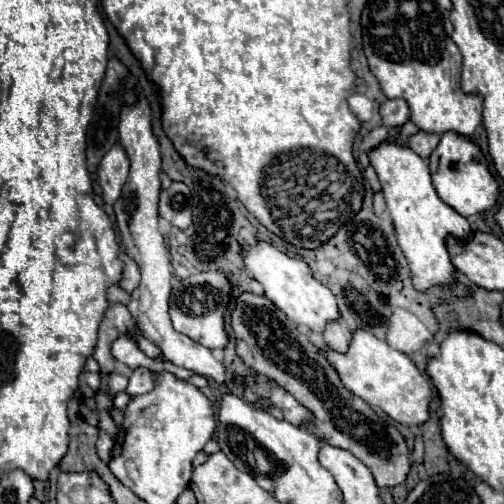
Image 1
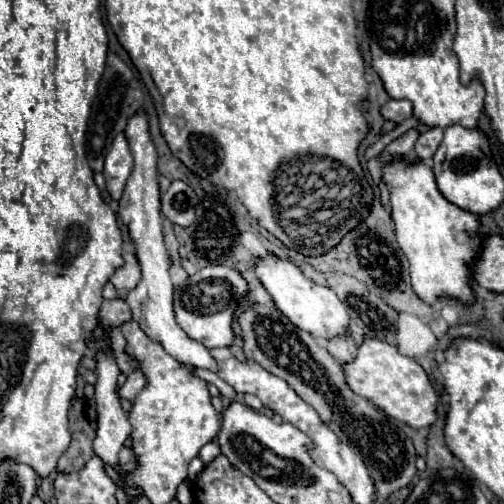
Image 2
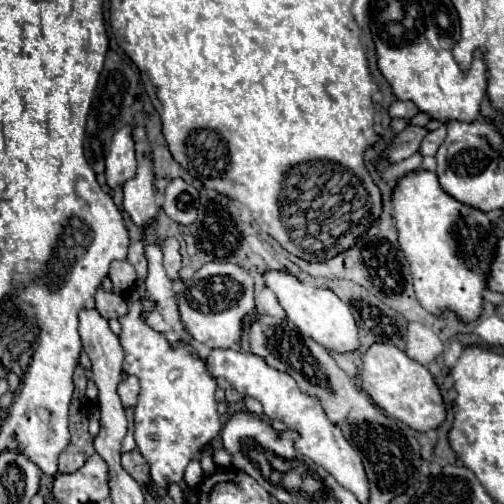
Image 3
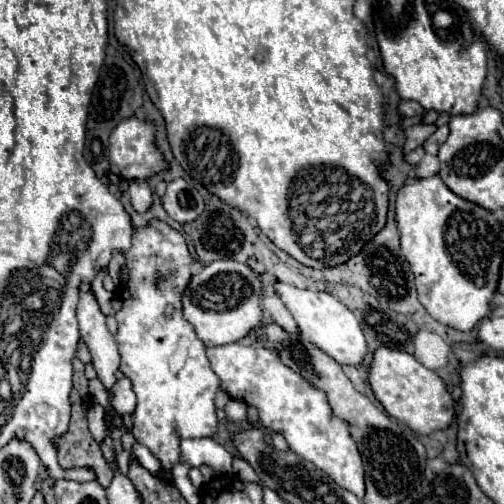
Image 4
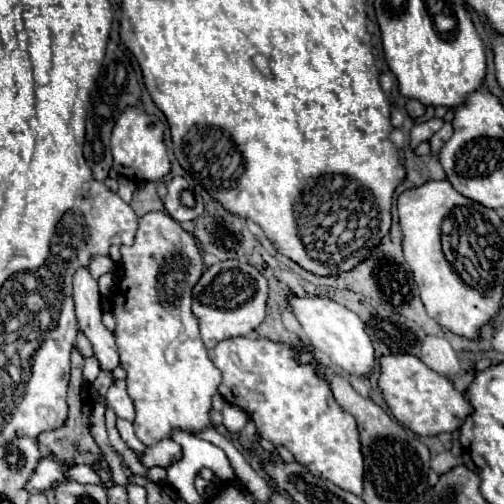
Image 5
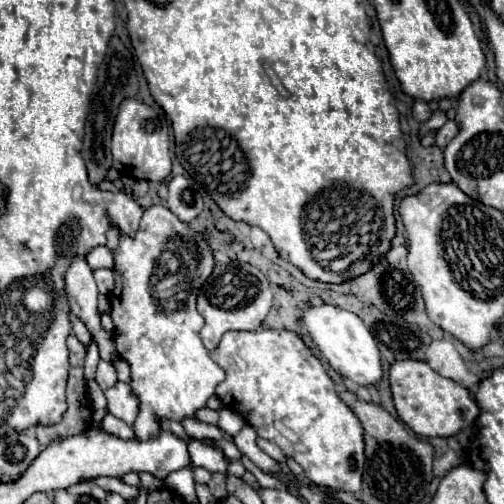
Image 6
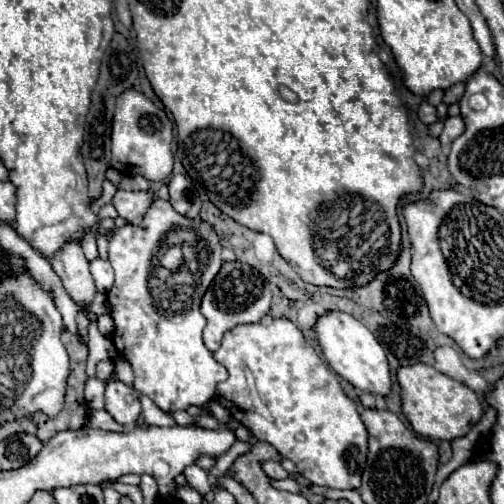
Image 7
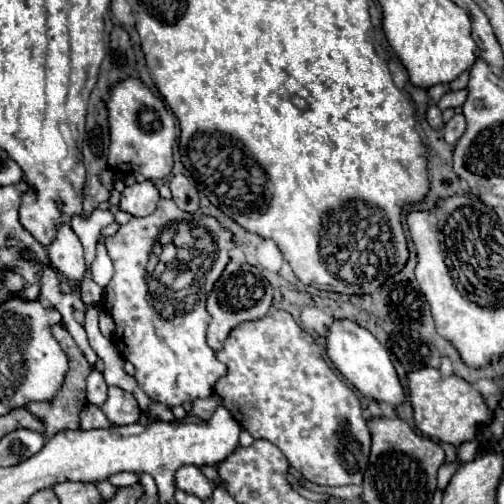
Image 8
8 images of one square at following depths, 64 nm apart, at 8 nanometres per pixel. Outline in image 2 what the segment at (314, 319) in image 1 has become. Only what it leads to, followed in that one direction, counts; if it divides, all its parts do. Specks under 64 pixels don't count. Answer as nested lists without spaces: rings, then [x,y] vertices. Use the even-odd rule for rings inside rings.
[[[266,254],[266,256],[260,256],[254,260],[254,272],[256,272],[258,280],[262,282],[262,286],[268,290],[268,294],[272,296],[276,308],[292,324],[298,326],[298,336],[306,336],[306,346],[310,346],[312,342],[314,342],[314,346],[316,344],[322,346],[320,342],[324,339],[313,336],[332,338],[332,336],[348,330],[348,314],[346,314],[344,304],[338,300],[338,296],[330,288],[318,286],[310,278],[306,278],[304,272],[294,262],[280,258],[276,254]]]

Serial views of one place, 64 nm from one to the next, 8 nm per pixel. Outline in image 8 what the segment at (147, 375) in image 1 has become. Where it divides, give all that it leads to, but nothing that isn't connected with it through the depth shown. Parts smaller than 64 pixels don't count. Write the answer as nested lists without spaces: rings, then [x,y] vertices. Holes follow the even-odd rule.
[[[118,386],[108,388],[108,398],[102,406],[102,412],[108,416],[108,420],[116,426],[128,426],[136,424],[140,420],[140,406],[132,392],[126,392]]]

